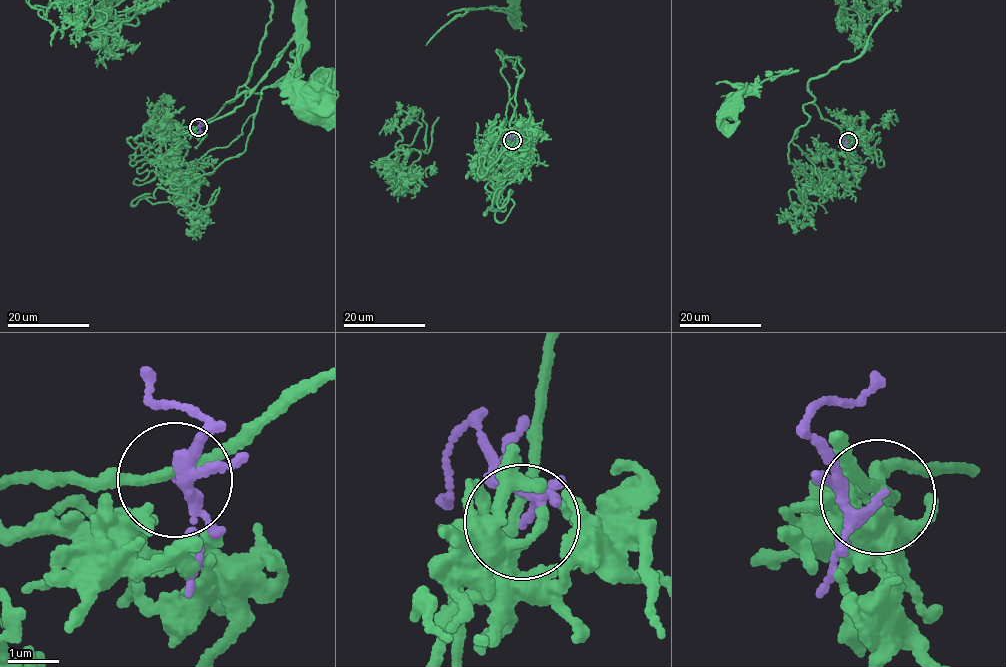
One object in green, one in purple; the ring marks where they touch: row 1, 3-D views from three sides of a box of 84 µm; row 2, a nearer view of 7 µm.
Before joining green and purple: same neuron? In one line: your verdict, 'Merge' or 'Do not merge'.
Do not merge

